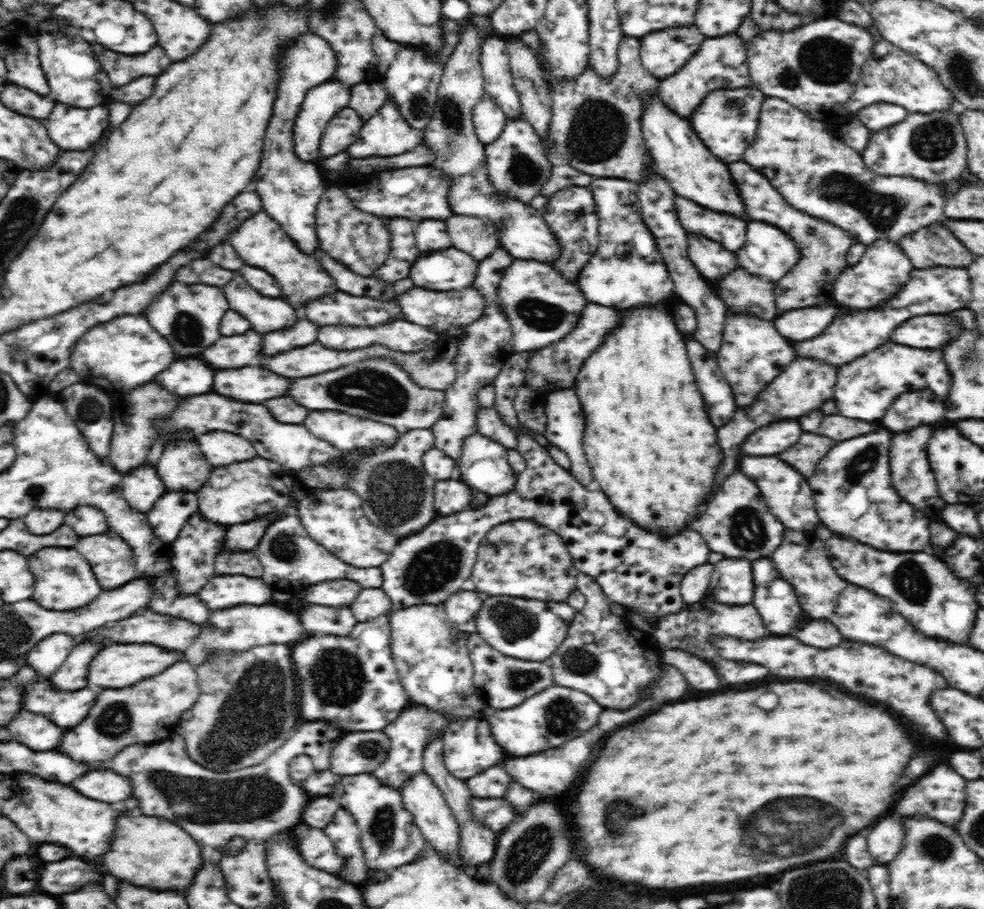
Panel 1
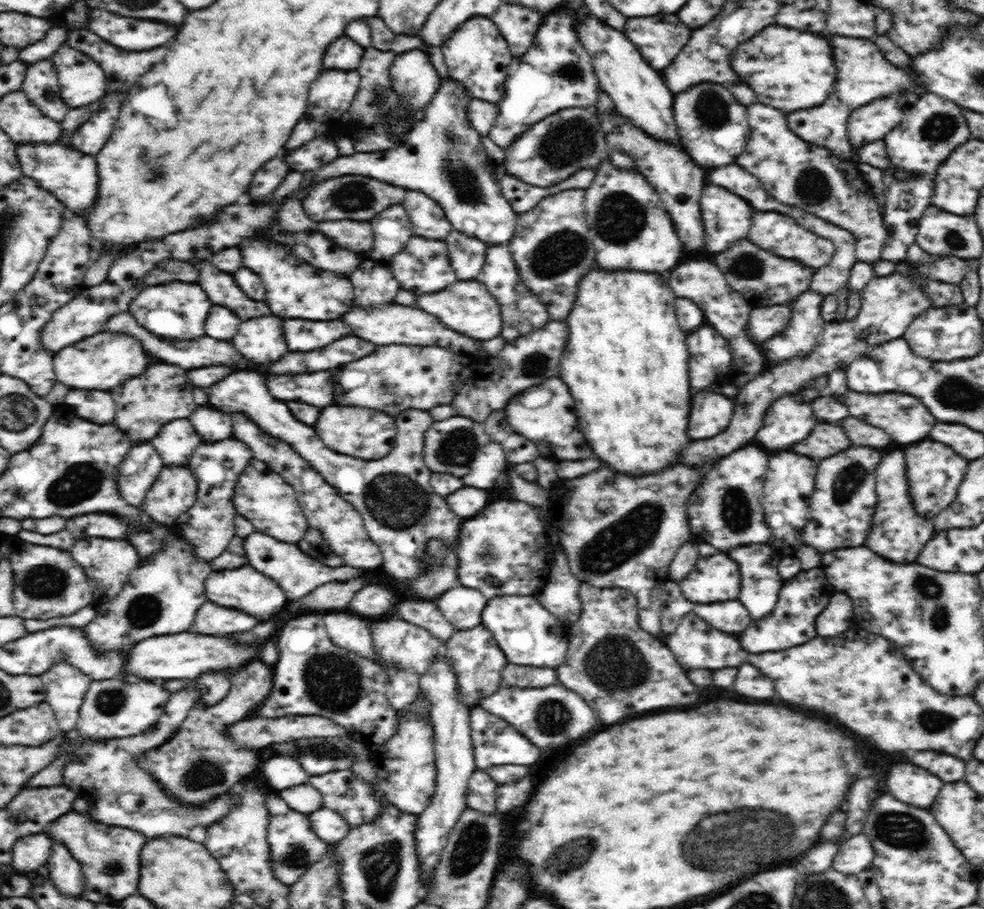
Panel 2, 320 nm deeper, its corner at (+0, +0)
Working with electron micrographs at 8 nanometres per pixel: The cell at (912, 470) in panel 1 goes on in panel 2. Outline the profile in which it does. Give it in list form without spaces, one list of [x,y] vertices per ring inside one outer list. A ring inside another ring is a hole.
[[[890,452],[884,456],[876,468],[876,494],[877,503],[872,515],[872,528],[863,546],[888,561],[896,564],[910,564],[917,561],[916,556],[924,548],[926,542],[934,536],[935,528],[930,518],[920,516],[911,503],[911,496],[906,476],[905,454],[902,452]]]

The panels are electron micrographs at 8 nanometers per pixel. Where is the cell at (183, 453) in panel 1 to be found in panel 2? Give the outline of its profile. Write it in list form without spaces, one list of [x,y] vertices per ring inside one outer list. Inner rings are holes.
[[[172,420],[160,428],[160,434],[150,440],[160,452],[166,466],[186,464],[192,453],[200,446],[200,438],[188,420]],[[190,456],[190,458],[188,458]]]

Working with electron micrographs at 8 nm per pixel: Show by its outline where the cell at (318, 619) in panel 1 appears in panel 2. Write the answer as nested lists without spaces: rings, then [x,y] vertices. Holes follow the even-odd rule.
[[[326,614],[324,622],[328,628],[328,636],[336,646],[355,652],[372,662],[380,660],[366,620],[348,614]]]

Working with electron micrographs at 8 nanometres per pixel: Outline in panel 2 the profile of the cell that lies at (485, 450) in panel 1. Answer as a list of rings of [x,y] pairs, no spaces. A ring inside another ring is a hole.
[[[465,416],[434,421],[424,435],[424,464],[432,472],[457,476],[465,486],[492,491],[496,478],[507,470],[507,460],[503,448],[494,442],[484,430],[482,422]]]

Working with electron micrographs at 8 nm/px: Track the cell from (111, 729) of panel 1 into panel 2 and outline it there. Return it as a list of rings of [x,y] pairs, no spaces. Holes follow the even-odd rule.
[[[120,680],[93,681],[84,695],[84,704],[80,708],[78,732],[92,740],[122,739],[139,735],[158,722],[170,695],[172,694],[166,692],[159,682],[142,681],[138,684],[126,684]]]

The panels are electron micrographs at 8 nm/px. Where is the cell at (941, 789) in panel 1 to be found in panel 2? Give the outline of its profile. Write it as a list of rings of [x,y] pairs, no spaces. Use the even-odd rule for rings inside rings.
[[[898,764],[886,774],[884,784],[888,792],[900,802],[928,809],[936,800],[944,782],[934,774],[930,774],[928,770],[922,768],[918,770],[912,764]]]

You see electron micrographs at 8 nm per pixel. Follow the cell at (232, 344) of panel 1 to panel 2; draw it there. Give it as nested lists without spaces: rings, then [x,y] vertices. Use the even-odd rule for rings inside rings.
[[[262,316],[242,322],[236,338],[236,350],[254,364],[270,364],[282,358],[288,348],[284,342],[282,320],[276,316]]]

